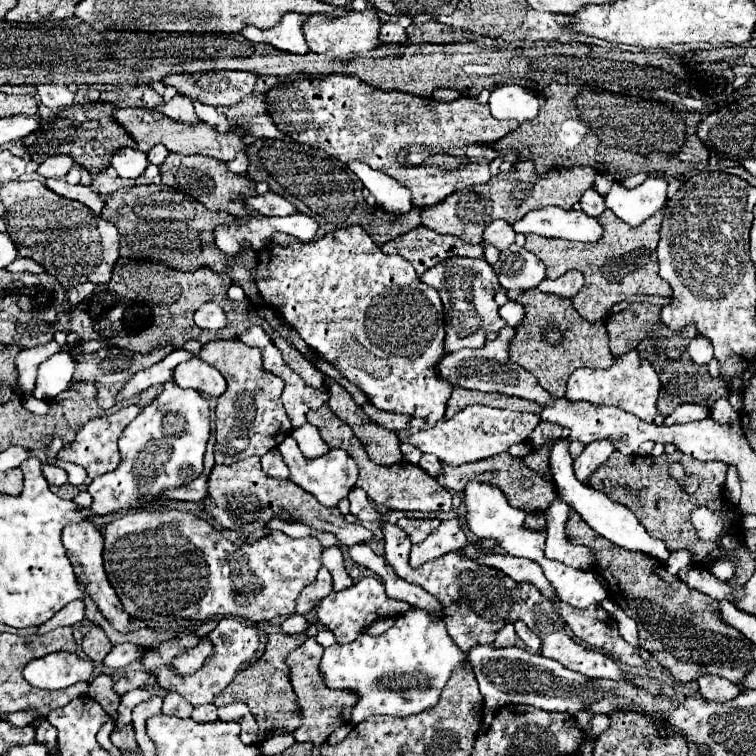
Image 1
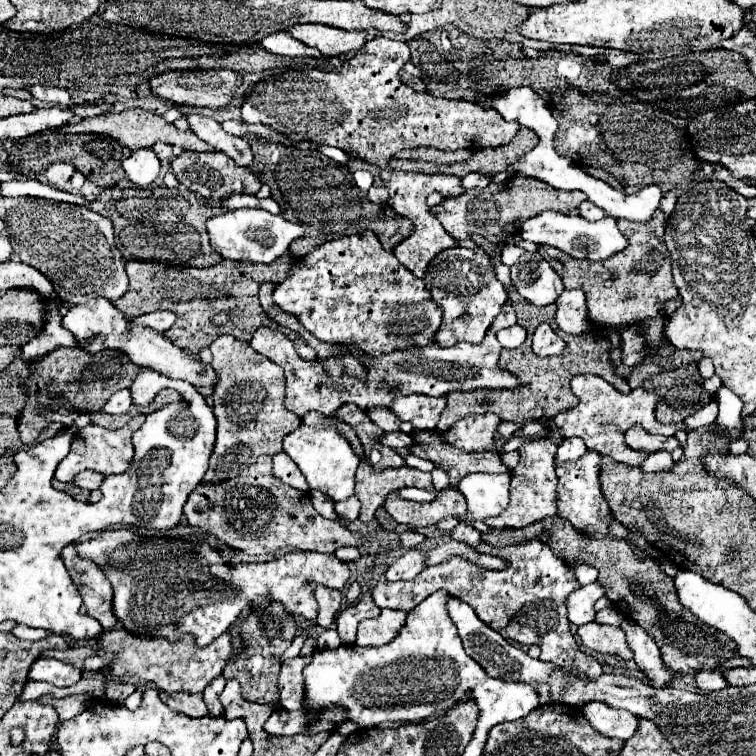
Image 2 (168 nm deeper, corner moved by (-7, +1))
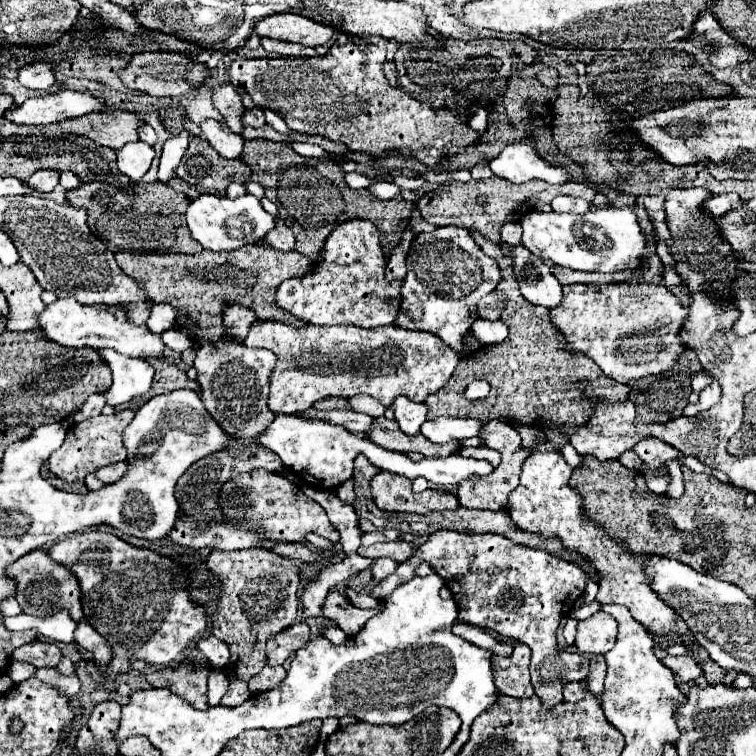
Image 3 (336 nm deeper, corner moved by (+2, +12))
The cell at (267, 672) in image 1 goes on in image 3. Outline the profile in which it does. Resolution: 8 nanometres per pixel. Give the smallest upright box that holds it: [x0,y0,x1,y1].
[207,548,299,706]

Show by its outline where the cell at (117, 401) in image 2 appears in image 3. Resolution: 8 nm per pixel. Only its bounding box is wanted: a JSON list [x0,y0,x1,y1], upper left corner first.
[73,394,105,424]

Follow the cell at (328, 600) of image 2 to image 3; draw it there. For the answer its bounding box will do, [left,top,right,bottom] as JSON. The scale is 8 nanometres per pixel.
[323,590,379,636]

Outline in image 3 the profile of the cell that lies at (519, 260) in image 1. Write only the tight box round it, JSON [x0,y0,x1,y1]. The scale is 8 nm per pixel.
[513,246,563,308]

